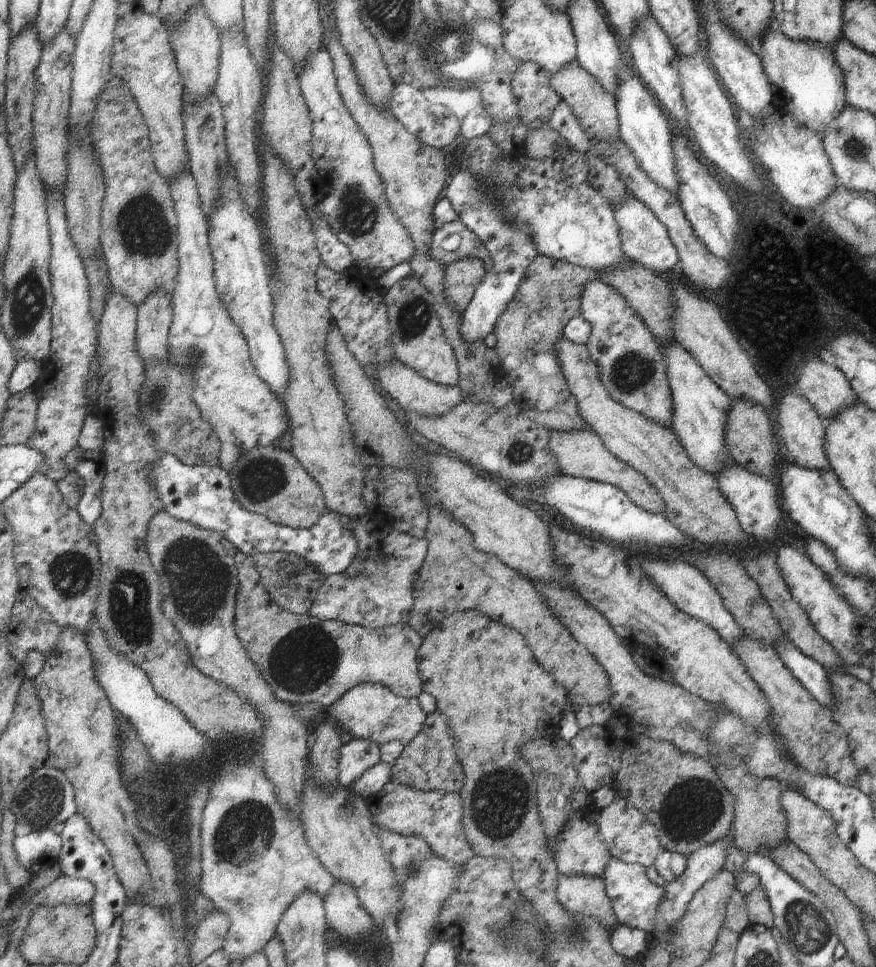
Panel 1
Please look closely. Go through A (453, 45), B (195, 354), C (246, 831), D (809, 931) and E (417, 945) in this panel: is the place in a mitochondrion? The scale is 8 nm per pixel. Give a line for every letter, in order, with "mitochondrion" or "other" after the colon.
A: mitochondrion
B: mitochondrion
C: mitochondrion
D: mitochondrion
E: other

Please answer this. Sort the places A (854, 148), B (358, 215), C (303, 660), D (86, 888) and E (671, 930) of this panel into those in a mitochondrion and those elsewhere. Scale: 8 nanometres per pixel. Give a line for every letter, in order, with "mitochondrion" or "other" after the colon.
A: mitochondrion
B: mitochondrion
C: mitochondrion
D: other
E: other

